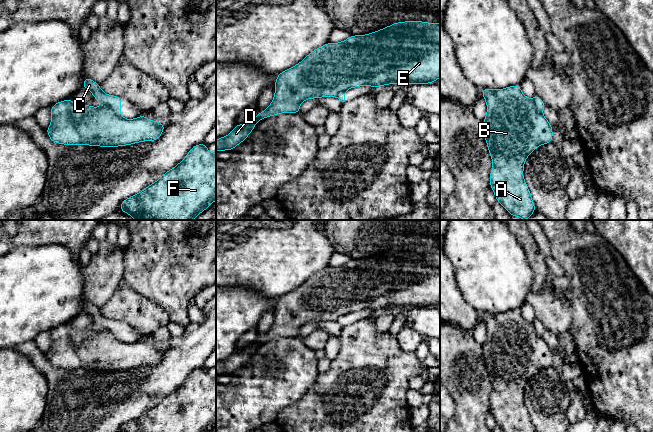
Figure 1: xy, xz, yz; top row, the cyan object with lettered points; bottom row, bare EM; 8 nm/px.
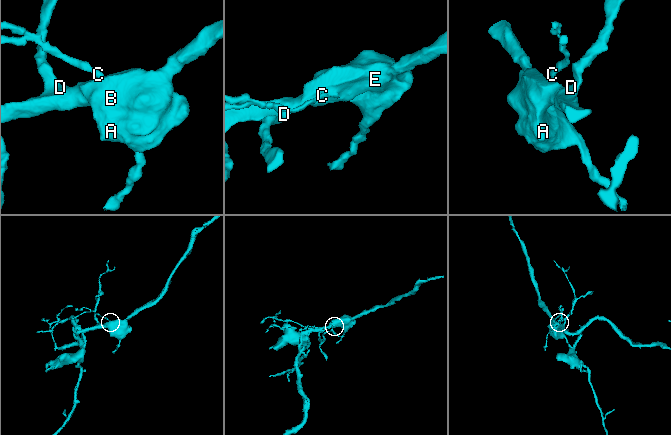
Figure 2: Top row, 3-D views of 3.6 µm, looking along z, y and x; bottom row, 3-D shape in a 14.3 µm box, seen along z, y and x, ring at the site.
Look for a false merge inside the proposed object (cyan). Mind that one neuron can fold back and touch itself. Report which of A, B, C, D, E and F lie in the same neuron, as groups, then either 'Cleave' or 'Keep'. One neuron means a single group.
Groups: A B D E F / C. Cleave

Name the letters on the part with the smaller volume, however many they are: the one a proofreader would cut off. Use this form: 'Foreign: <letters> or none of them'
Foreign: C

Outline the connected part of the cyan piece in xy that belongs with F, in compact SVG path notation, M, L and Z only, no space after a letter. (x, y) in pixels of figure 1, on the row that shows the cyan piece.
M203 142L194 145L185 158L174 168L165 172L157 181L141 192L127 197L121 202L119 211L127 213L135 220L193 220L216 200L216 153L211 153Z

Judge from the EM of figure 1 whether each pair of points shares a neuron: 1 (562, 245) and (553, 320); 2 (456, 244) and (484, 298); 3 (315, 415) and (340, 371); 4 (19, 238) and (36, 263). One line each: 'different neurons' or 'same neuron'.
1: same neuron
2: same neuron
3: same neuron
4: different neurons

